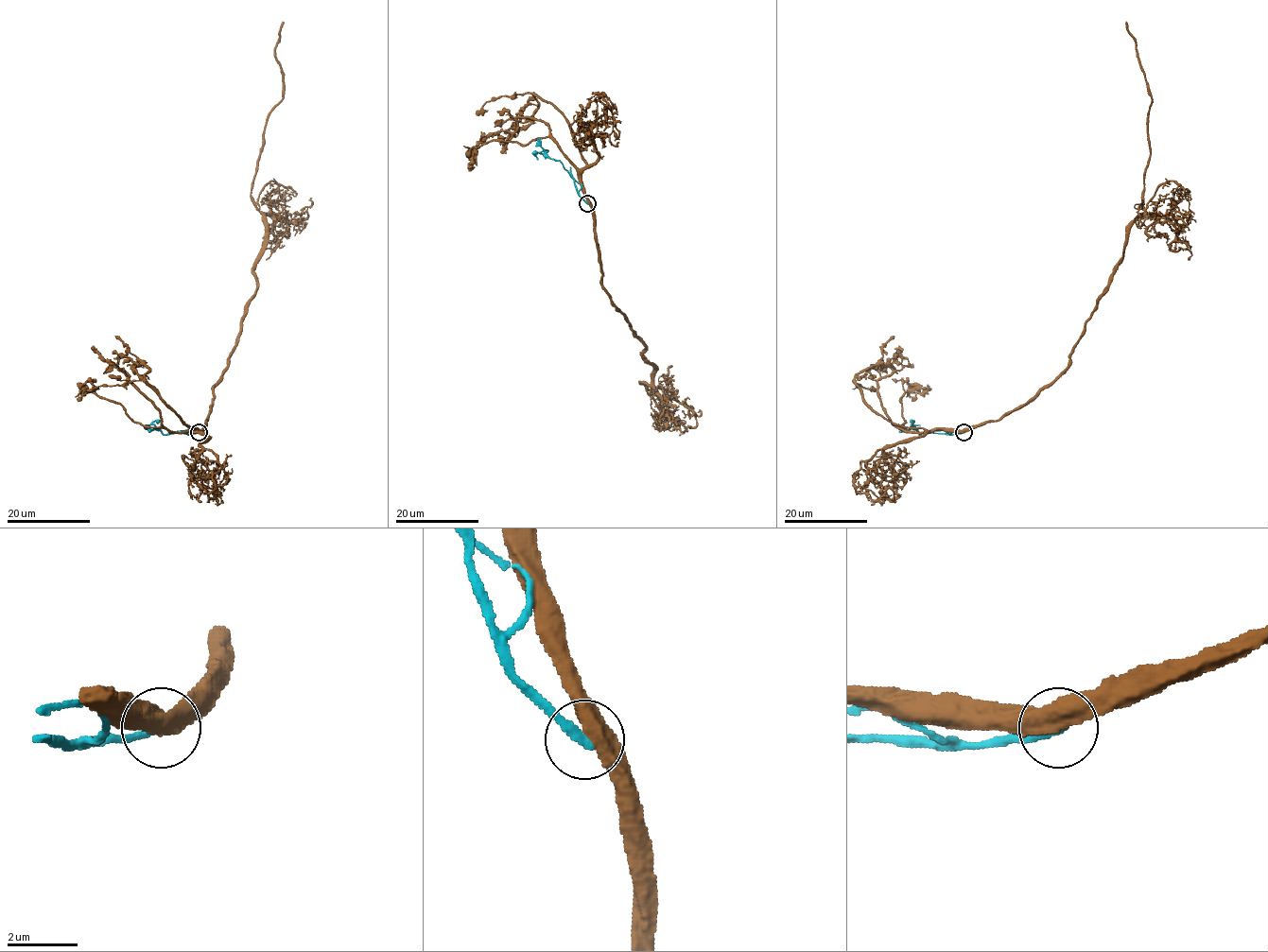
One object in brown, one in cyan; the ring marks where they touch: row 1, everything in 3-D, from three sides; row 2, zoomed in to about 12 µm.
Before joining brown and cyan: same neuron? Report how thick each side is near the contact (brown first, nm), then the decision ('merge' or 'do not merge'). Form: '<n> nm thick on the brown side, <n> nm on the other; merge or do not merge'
500 nm thick on the brown side, 240 nm on the other; do not merge

